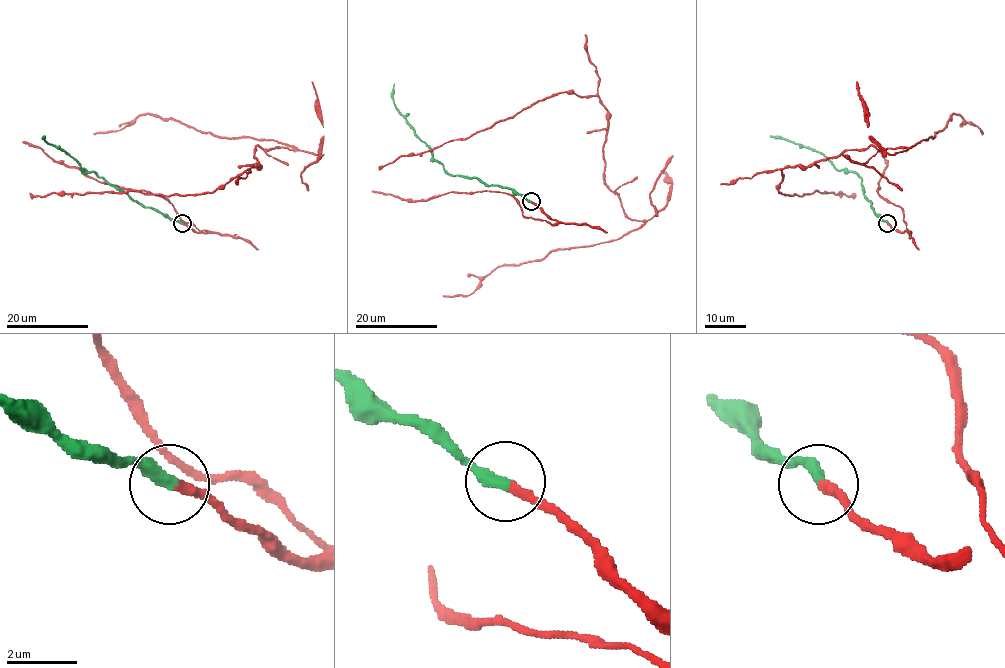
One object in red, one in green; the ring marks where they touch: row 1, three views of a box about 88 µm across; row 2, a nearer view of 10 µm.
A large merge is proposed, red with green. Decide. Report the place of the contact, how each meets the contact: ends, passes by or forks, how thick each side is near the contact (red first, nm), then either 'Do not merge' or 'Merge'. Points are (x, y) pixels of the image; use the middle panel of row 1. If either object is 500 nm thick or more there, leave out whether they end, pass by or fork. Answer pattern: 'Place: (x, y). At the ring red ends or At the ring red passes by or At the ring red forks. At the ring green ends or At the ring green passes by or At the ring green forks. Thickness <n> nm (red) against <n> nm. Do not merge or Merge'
Place: (531, 201). At the ring red ends. At the ring green ends. Thickness 280 nm (red) against 380 nm. Merge

